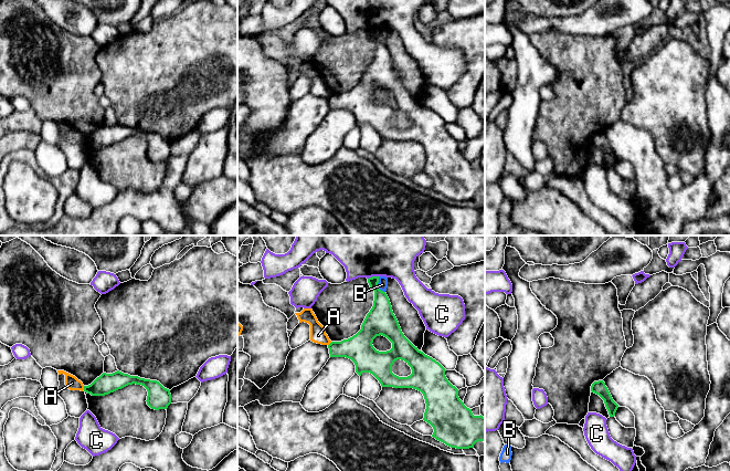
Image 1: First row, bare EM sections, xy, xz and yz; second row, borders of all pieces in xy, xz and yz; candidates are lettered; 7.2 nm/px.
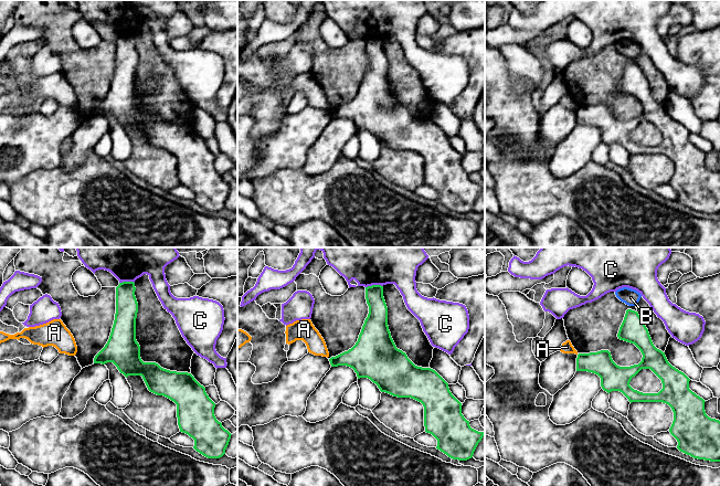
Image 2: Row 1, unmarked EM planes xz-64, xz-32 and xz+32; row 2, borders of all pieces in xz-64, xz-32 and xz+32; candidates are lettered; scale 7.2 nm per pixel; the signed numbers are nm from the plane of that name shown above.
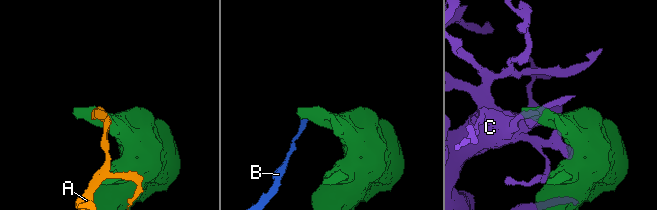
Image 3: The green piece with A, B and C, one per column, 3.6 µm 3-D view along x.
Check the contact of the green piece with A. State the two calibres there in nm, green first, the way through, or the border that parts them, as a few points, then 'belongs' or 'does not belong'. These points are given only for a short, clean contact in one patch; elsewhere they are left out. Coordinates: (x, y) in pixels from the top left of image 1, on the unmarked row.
150 nm thick on the green side, 100 nm on the other; border along xy (83, 138), (84, 142); does not belong

